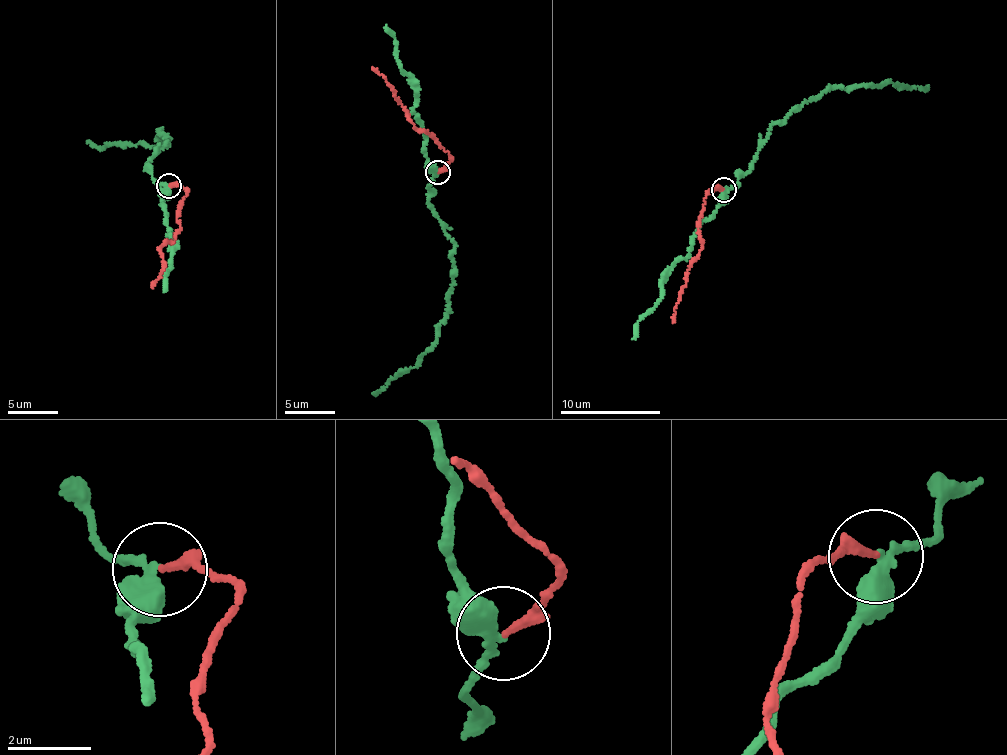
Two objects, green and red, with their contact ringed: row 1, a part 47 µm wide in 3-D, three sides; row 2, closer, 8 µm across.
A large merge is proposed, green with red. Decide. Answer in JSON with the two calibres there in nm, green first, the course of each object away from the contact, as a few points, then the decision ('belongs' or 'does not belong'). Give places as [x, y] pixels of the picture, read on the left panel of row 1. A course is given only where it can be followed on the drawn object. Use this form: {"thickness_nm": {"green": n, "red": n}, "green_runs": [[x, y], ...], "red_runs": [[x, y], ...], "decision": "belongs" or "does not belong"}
{"thickness_nm": {"green": 380, "red": 200}, "green_runs": [[169, 186], [147, 169], [167, 144], [160, 132], [162, 142], [146, 147], [98, 149], [87, 141]], "red_runs": [[169, 186], [178, 183], [188, 193], [177, 218], [180, 229], [176, 237], [161, 248], [162, 273], [152, 287]], "decision": "does not belong"}

